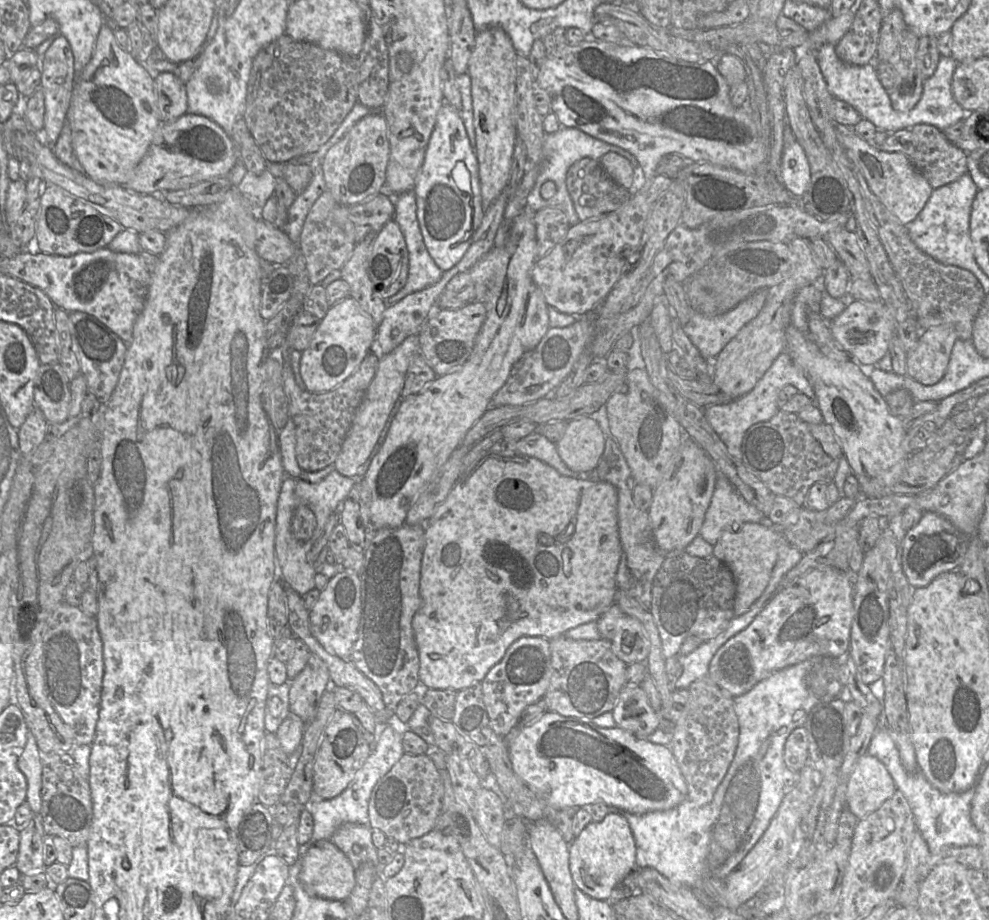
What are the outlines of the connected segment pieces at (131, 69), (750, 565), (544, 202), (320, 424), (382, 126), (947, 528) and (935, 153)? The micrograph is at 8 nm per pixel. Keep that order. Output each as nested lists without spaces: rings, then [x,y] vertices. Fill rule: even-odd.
[[[106,22],[102,25],[92,58],[76,78],[66,117],[71,129],[72,148],[82,171],[99,183],[123,186],[145,156],[163,122],[155,91],[155,75],[138,62],[131,52],[119,46],[115,39],[115,30]]]
[[[747,522],[739,527],[732,527],[733,530],[725,530],[713,545],[713,556],[729,567],[735,579],[735,617],[747,612],[763,594],[778,560],[780,548],[791,546],[788,540],[772,526]]]
[[[564,126],[560,127],[560,129],[556,132],[545,133],[541,156],[537,160],[527,158],[526,161],[526,171],[529,165],[539,167],[539,174],[535,184],[525,200],[526,207],[533,211],[537,211],[545,207],[556,207],[565,212],[571,226],[577,224],[580,220],[574,209],[573,201],[566,186],[567,171],[572,164],[582,158],[588,157],[599,161],[607,152],[615,152],[625,157],[631,163],[633,170],[635,170],[635,167],[641,167],[635,156],[627,150],[590,136],[577,128]],[[546,181],[553,181],[556,185],[554,195],[548,199],[544,199],[540,193],[541,186]]]
[[[287,339],[281,343],[281,350],[284,391],[288,400],[289,416],[295,425],[297,462],[304,471],[317,472],[334,464],[339,455],[355,415],[376,374],[380,358],[369,352],[358,368],[338,387],[328,392],[313,393],[299,387],[295,381],[290,362],[292,350]]]
[[[382,112],[358,120],[330,149],[321,161],[326,190],[341,205],[352,206],[377,194],[385,185],[389,160],[387,121]]]
[[[924,512],[918,524],[906,531],[902,541],[901,564],[909,584],[914,588],[925,587],[941,573],[958,569],[968,543],[969,538],[947,518],[935,512]]]
[[[924,123],[910,129],[916,137],[916,149],[909,158],[933,189],[968,173],[967,153],[950,142],[940,129]]]

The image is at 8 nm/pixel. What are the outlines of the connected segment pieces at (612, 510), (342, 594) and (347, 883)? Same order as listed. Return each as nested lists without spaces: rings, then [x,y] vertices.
[[[516,451],[488,452],[468,472],[463,472],[445,501],[425,524],[425,547],[421,561],[421,607],[413,619],[420,661],[420,684],[427,689],[458,692],[481,683],[517,639],[538,636],[551,640],[582,624],[597,621],[615,603],[618,589],[616,571],[621,556],[621,542],[617,507],[618,493],[611,483],[564,476],[537,458],[521,455]]]
[[[343,570],[331,578],[310,611],[310,629],[319,644],[331,655],[350,659],[359,637],[362,617],[362,581],[359,573]]]
[[[331,841],[314,843],[302,859],[299,880],[312,897],[344,901],[355,886],[355,868]]]

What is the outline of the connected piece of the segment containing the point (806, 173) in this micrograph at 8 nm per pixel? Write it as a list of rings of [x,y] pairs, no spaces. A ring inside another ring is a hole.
[[[797,140],[785,144],[781,163],[781,184],[796,196],[803,196],[810,181],[810,165]]]

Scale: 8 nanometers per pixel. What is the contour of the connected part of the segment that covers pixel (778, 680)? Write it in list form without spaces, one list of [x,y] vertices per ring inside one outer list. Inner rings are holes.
[[[845,654],[837,658],[813,656],[775,671],[745,694],[734,698],[734,711],[739,724],[738,745],[724,779],[708,804],[699,805],[686,799],[673,808],[645,814],[633,814],[609,807],[609,813],[621,814],[629,823],[635,840],[636,868],[654,868],[674,885],[689,888],[700,888],[703,881],[709,878],[724,881],[760,840],[786,795],[783,785],[783,770],[786,767],[783,753],[788,736],[794,729],[804,727],[815,705],[840,698],[844,687],[840,680],[840,667],[844,662]]]

